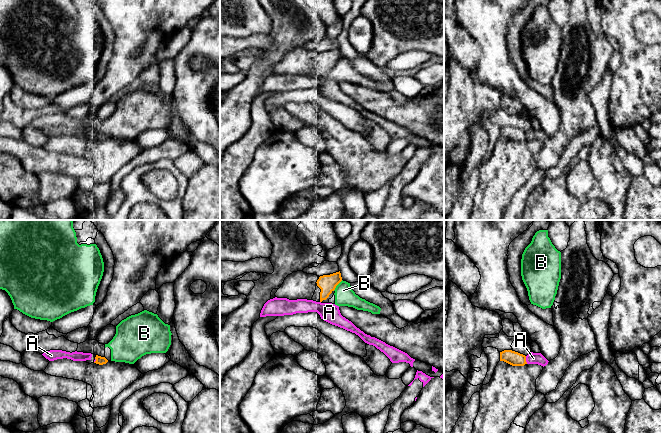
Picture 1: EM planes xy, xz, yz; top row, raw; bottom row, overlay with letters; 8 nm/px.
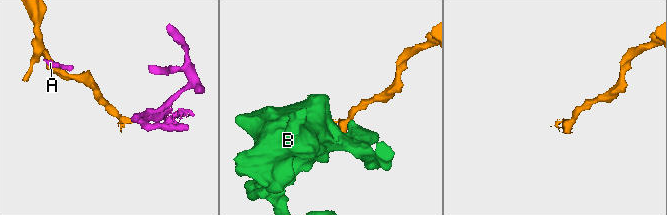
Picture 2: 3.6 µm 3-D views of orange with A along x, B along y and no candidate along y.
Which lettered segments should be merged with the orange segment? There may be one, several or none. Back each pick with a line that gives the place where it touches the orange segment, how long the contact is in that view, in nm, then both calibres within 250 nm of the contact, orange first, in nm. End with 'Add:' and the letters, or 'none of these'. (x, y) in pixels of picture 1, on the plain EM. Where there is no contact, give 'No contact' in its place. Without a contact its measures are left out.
Add: none of these

